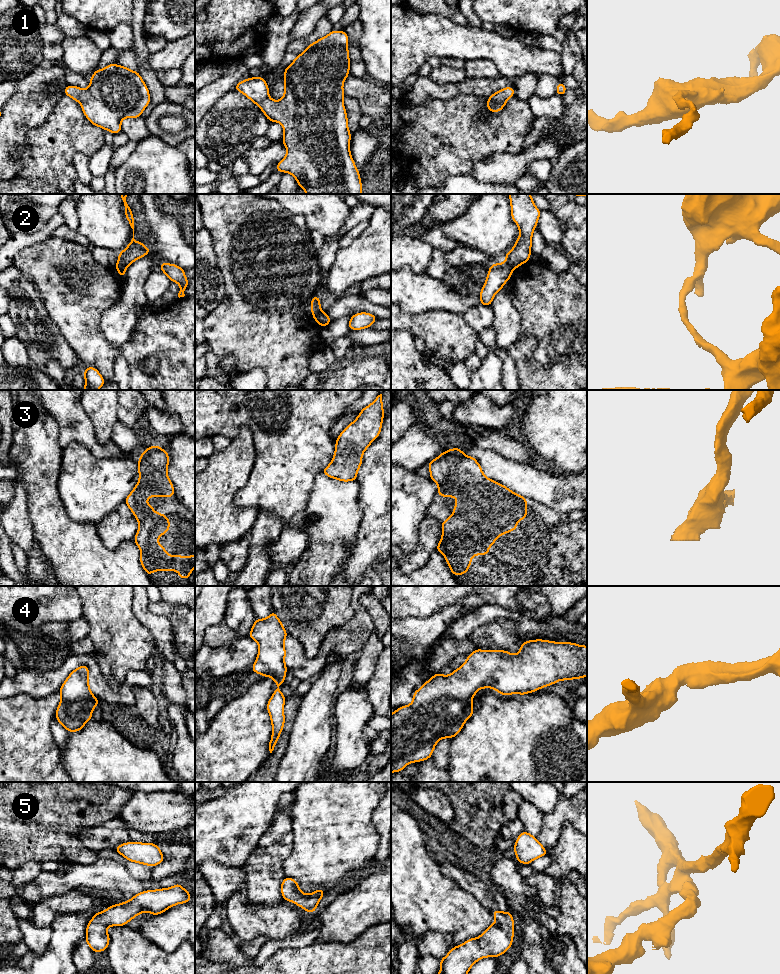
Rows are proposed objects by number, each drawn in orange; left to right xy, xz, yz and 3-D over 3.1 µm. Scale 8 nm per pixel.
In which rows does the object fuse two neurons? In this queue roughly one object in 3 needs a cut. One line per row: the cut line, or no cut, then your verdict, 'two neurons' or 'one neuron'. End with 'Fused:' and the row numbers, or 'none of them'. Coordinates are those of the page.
1: no cut | one neuron
2: xy (117, 262), (126, 266) | two neurons
3: no cut | one neuron
4: no cut | one neuron
5: no cut | one neuron
Fused: 2

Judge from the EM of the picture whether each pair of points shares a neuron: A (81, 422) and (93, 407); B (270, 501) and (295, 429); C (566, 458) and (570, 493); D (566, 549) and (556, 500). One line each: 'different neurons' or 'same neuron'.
A: different neurons
B: same neuron
C: different neurons
D: different neurons

